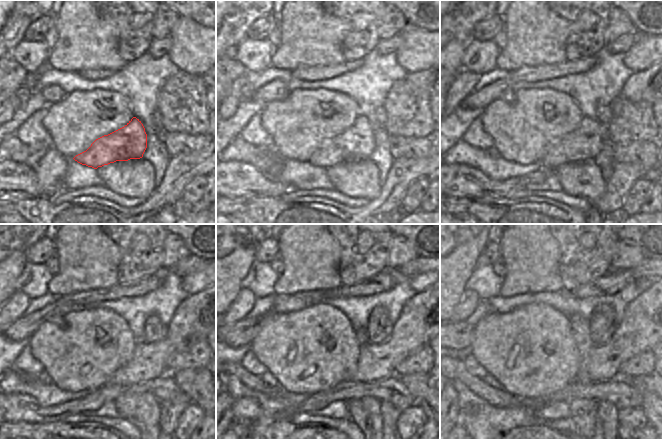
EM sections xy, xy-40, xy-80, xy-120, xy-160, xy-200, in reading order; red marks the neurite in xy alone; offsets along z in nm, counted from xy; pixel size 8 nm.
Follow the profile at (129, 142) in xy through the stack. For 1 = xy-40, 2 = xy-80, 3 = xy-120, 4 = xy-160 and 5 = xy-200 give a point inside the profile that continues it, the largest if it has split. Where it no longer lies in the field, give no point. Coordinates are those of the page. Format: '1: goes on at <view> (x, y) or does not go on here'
1: goes on at xy-40 (358, 142)
2: goes on at xy-80 (586, 141)
3: goes on at xy-120 (149, 361)
4: goes on at xy-160 (376, 361)
5: goes on at xy-200 (605, 360)

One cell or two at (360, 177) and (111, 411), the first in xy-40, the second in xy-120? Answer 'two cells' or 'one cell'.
two cells

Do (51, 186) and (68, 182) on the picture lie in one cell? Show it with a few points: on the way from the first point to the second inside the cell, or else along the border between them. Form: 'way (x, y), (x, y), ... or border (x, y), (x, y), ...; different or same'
border (68, 160), (66, 173), (63, 178), (64, 188); different

